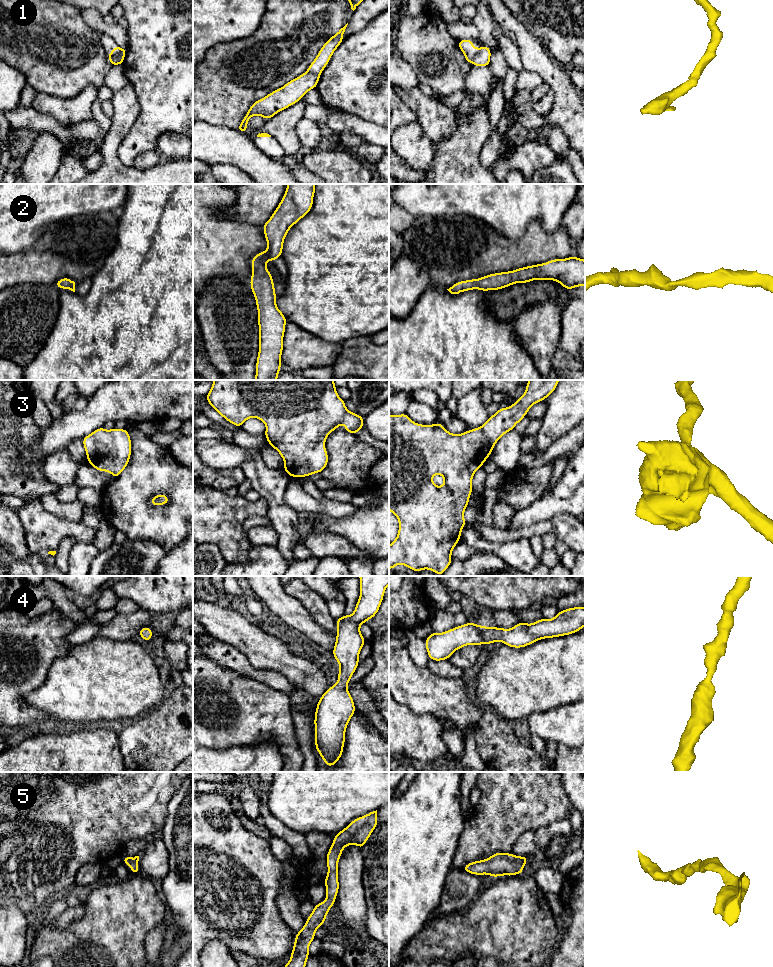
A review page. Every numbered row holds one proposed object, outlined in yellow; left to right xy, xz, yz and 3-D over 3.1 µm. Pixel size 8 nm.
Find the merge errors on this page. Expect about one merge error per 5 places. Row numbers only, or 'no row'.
1

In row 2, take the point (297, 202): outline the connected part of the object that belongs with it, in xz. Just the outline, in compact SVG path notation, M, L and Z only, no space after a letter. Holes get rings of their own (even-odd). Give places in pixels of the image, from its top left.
M287 184L287 189L278 207L270 219L262 226L267 240L267 250L257 253L251 260L253 269L250 286L256 300L258 310L257 322L259 325L259 351L256 361L255 380L277 380L281 370L281 355L283 352L283 338L287 318L276 305L276 292L273 276L267 270L266 258L272 263L282 255L284 239L290 230L300 219L307 215L313 206L316 184ZM272 263L273 264L273 263Z

